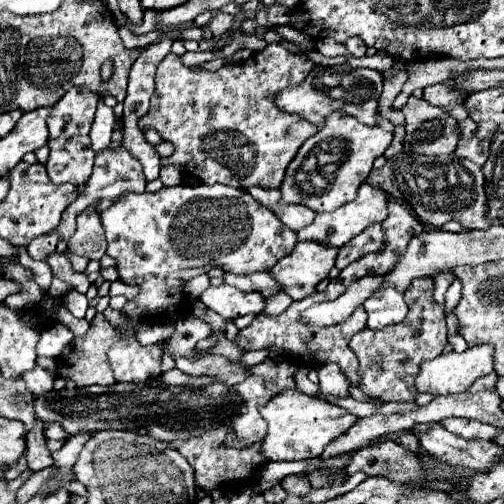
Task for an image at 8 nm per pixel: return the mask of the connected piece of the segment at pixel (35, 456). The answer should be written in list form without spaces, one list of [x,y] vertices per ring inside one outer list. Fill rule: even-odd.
[[[36,423],[34,429],[26,435],[26,441],[28,441],[28,453],[26,453],[26,459],[28,459],[28,467],[30,471],[42,471],[46,467],[52,467],[52,457],[50,457],[50,451],[46,447],[46,439],[44,439],[44,425]]]

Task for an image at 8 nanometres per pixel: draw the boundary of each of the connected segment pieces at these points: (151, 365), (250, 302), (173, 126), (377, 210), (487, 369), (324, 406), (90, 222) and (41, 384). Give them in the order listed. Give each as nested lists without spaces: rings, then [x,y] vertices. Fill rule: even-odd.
[[[112,345],[108,349],[108,363],[118,383],[148,383],[162,373],[162,355],[160,347]]]
[[[220,285],[220,287],[210,287],[208,291],[202,293],[200,301],[216,311],[218,315],[226,317],[226,319],[236,319],[240,315],[246,315],[246,313],[262,313],[264,307],[266,307],[266,301],[260,293],[244,293],[236,287],[230,287],[230,285]]]
[[[270,43],[254,57],[214,73],[192,71],[180,63],[178,55],[170,53],[158,65],[150,111],[138,126],[142,131],[154,129],[174,143],[176,153],[162,159],[162,165],[180,165],[204,185],[224,183],[240,189],[250,185],[278,189],[300,145],[318,129],[300,115],[280,111],[272,103],[272,95],[278,89],[300,85],[314,67],[314,61],[288,51],[280,43]]]
[[[364,183],[360,189],[358,189],[358,197],[342,207],[338,207],[336,211],[330,211],[330,213],[318,213],[316,219],[306,225],[304,229],[298,231],[298,241],[316,241],[316,243],[326,243],[326,245],[332,245],[332,247],[342,247],[346,245],[352,237],[356,237],[358,233],[362,233],[368,225],[372,223],[382,223],[388,215],[388,209],[386,209],[386,203],[388,203],[388,195],[382,191],[382,189],[374,189],[370,187],[368,183]]]
[[[478,345],[470,347],[464,353],[446,353],[438,355],[432,361],[422,363],[422,371],[416,377],[416,387],[418,393],[432,393],[432,395],[454,395],[454,393],[464,393],[480,375],[488,375],[494,371],[494,359],[492,359],[492,347],[488,345]]]
[[[284,391],[270,399],[264,407],[260,407],[262,417],[268,423],[268,433],[262,439],[262,453],[272,461],[300,461],[320,457],[324,447],[336,439],[336,435],[344,435],[348,427],[356,421],[356,415],[330,405],[328,401],[308,397],[300,391]]]
[[[94,205],[86,207],[78,217],[78,229],[68,241],[68,251],[86,259],[100,259],[106,253],[106,237],[100,231],[100,213]]]
[[[36,367],[34,371],[26,373],[26,375],[24,375],[24,381],[26,381],[28,391],[30,391],[34,397],[46,395],[48,391],[52,391],[52,385],[54,385],[54,377],[52,377],[52,373],[44,371],[42,367]]]

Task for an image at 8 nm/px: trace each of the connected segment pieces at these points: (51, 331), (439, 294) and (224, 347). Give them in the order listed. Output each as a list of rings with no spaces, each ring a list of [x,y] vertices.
[[[62,323],[44,327],[36,351],[38,351],[38,355],[46,355],[46,357],[52,357],[54,359],[72,341],[72,337],[74,337],[72,331],[66,325],[62,325]]]
[[[438,273],[436,277],[434,277],[434,301],[438,303],[438,305],[444,304],[444,293],[446,293],[446,289],[452,285],[452,283],[446,283],[446,279],[456,279],[456,275],[454,273]]]
[[[224,337],[224,341],[220,341],[210,353],[216,353],[216,355],[224,355],[224,357],[228,357],[230,361],[240,361],[242,359],[242,355],[246,353],[244,349],[240,349],[236,343],[232,343],[232,341],[228,341],[226,337]]]

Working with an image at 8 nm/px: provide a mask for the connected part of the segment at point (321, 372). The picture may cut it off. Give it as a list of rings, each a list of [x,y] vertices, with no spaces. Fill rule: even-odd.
[[[324,363],[320,367],[314,367],[320,377],[320,391],[324,395],[334,395],[334,397],[350,397],[350,387],[346,377],[342,375],[340,367],[334,363]]]

